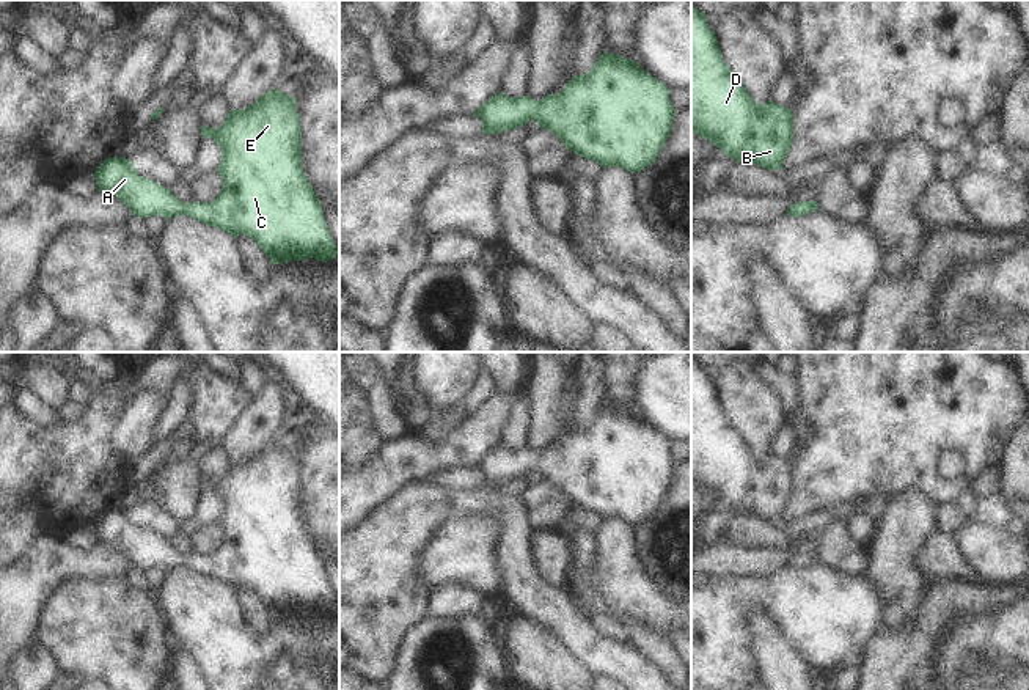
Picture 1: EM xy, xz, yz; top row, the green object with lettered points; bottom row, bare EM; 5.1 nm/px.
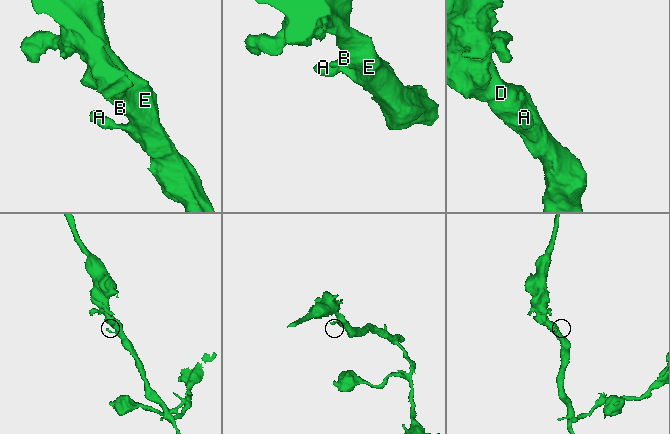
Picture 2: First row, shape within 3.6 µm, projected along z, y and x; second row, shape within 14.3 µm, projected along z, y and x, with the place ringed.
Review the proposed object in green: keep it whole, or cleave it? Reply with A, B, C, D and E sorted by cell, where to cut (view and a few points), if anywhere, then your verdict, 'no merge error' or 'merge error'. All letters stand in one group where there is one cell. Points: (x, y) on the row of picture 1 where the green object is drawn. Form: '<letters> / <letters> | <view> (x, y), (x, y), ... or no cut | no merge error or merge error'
A B C D E | no cut | no merge error

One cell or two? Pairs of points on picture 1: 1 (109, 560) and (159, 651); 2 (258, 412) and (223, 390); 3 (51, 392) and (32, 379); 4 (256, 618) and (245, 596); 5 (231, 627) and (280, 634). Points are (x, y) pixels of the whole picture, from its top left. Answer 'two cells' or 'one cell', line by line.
1: two cells
2: two cells
3: one cell
4: one cell
5: one cell

